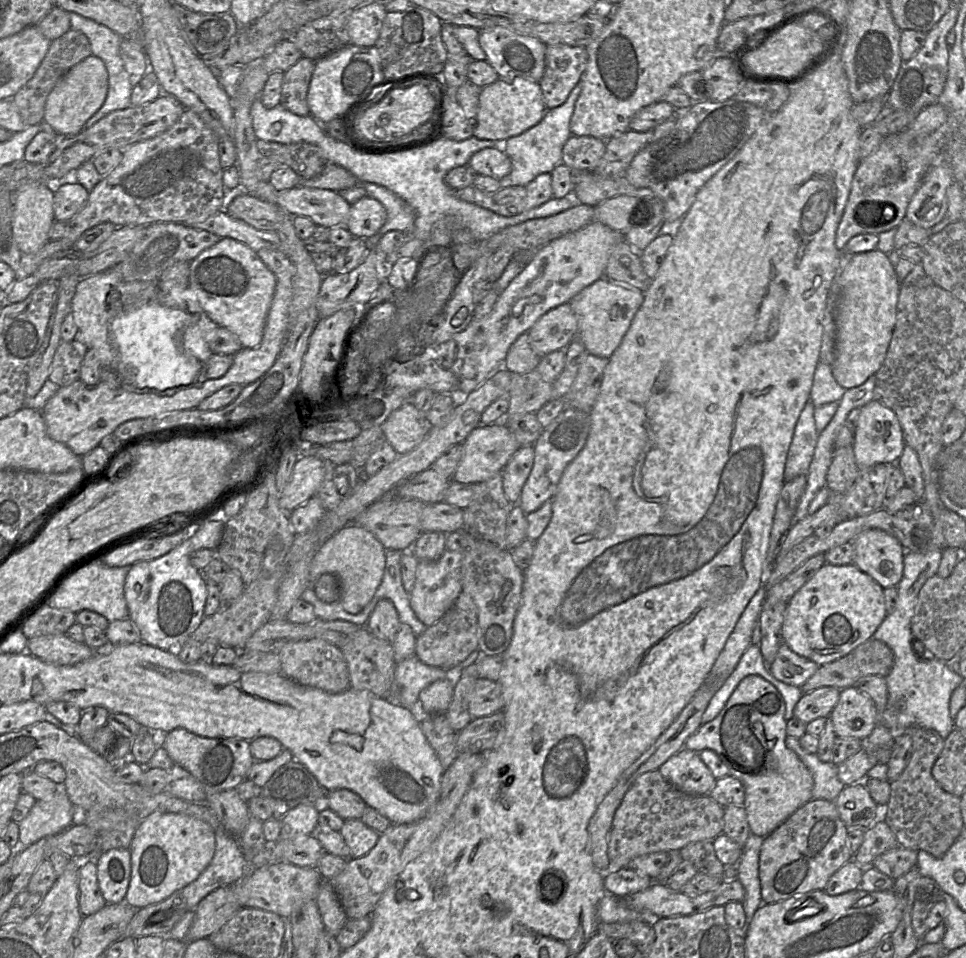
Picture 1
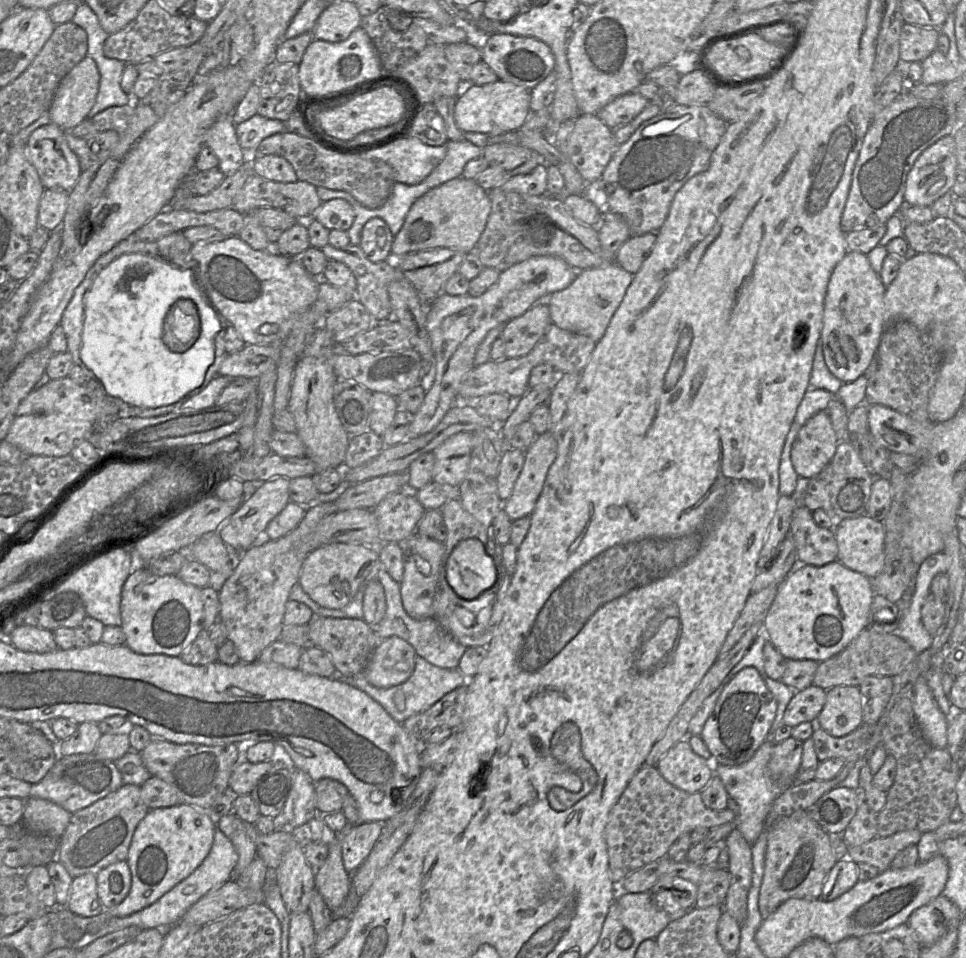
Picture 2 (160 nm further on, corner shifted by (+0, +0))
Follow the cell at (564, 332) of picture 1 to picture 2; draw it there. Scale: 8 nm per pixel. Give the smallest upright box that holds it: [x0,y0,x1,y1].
[500,302,551,358]

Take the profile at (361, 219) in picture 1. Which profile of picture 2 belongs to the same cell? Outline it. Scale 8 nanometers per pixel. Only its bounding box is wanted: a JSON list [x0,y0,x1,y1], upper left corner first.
[311,198,355,231]

